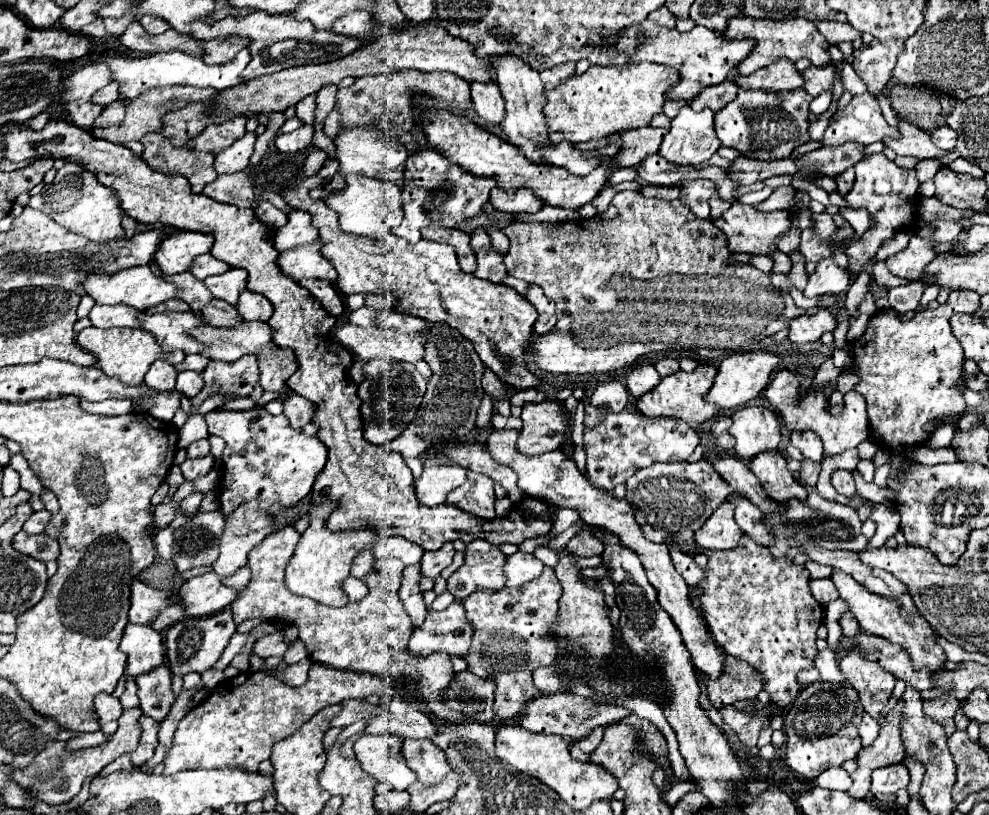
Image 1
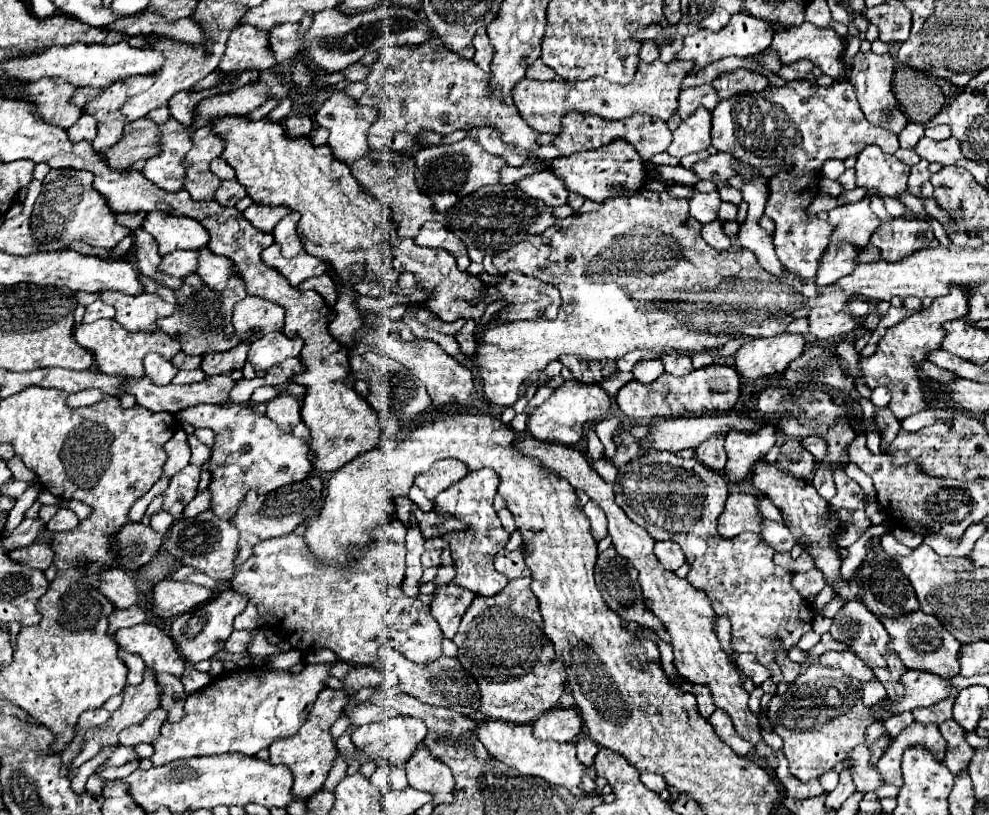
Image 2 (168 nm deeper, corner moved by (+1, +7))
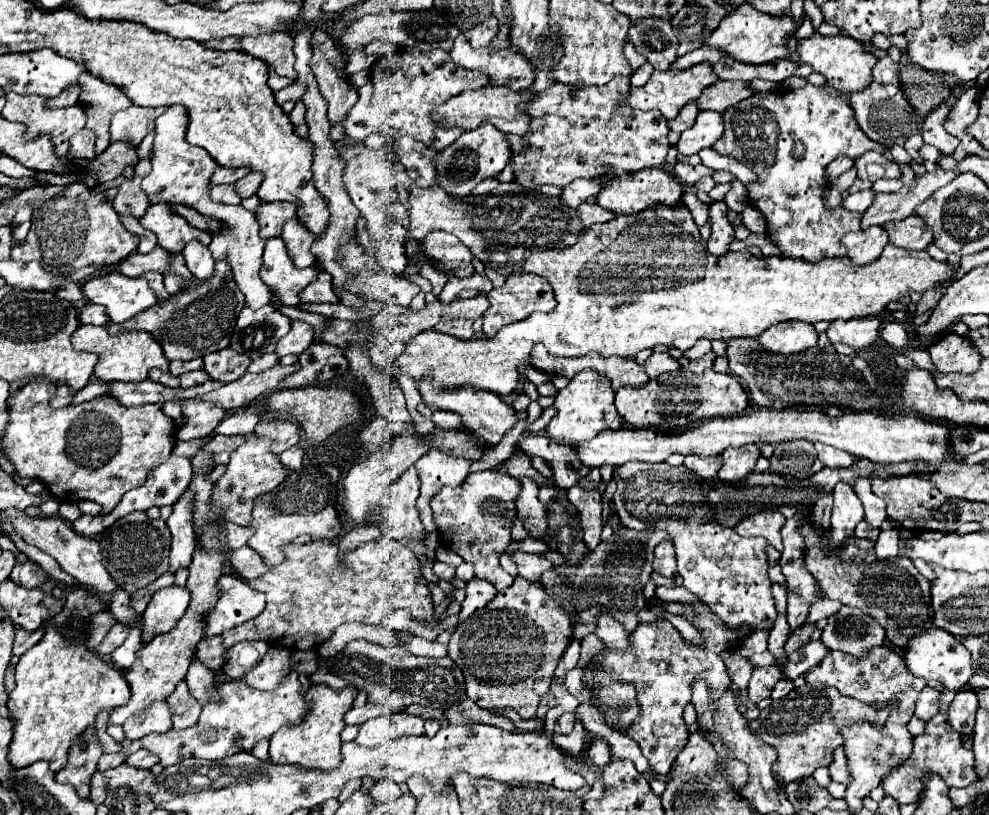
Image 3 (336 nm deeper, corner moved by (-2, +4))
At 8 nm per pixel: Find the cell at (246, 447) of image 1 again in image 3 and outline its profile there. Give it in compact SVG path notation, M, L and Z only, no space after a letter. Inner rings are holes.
M246 434L244 438L246 438L246 442L230 454L228 470L218 480L218 486L214 492L214 504L220 506L224 520L240 524L240 526L250 524L250 520L252 520L250 514L252 514L252 506L254 506L256 496L274 490L290 474L290 470L282 466L280 458L270 452L270 446L272 446L270 440L258 438L256 434Z

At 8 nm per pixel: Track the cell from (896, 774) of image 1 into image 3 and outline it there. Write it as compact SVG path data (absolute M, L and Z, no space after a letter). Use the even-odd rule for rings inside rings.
M836 748L836 750L834 750L832 762L830 762L828 770L830 770L830 778L832 778L834 782L848 784L848 760L846 760L842 748Z

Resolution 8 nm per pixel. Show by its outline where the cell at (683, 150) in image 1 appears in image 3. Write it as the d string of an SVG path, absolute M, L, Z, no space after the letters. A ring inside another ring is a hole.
M704 110L698 114L696 124L680 134L678 150L682 154L698 154L702 148L710 148L724 132L722 114Z

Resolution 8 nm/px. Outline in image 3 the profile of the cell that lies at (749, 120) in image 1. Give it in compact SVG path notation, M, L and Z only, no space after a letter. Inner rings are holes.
M806 84L804 88L796 90L782 90L782 92L760 92L754 94L742 102L738 102L734 108L728 108L724 112L724 136L712 146L722 156L734 158L754 170L758 176L758 182L748 188L750 204L760 210L766 218L766 232L772 238L776 246L780 246L782 252L786 252L786 258L800 258L806 262L818 262L824 258L834 256L846 256L846 248L842 248L842 236L846 236L852 230L860 230L860 214L850 212L842 206L828 210L824 206L822 194L826 186L826 166L838 158L840 154L846 154L850 158L860 158L864 152L886 152L888 148L872 142L862 130L858 128L854 120L854 110L850 108L848 94L838 92L836 88L826 86L812 86Z

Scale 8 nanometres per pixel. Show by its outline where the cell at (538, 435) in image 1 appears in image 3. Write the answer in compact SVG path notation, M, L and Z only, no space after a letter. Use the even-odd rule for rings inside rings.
M586 368L580 374L576 374L570 380L570 384L558 392L554 406L558 414L548 424L546 434L564 444L592 440L604 428L616 430L622 426L622 418L618 416L614 406L614 390L610 386L610 380L606 380L606 376L602 376L600 372L594 372L594 368Z

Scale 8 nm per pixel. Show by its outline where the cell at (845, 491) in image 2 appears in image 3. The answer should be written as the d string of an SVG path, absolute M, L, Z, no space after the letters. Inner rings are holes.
M838 484L834 488L834 508L832 508L832 548L840 548L842 542L854 536L856 524L864 518L864 508L860 498L848 484Z

